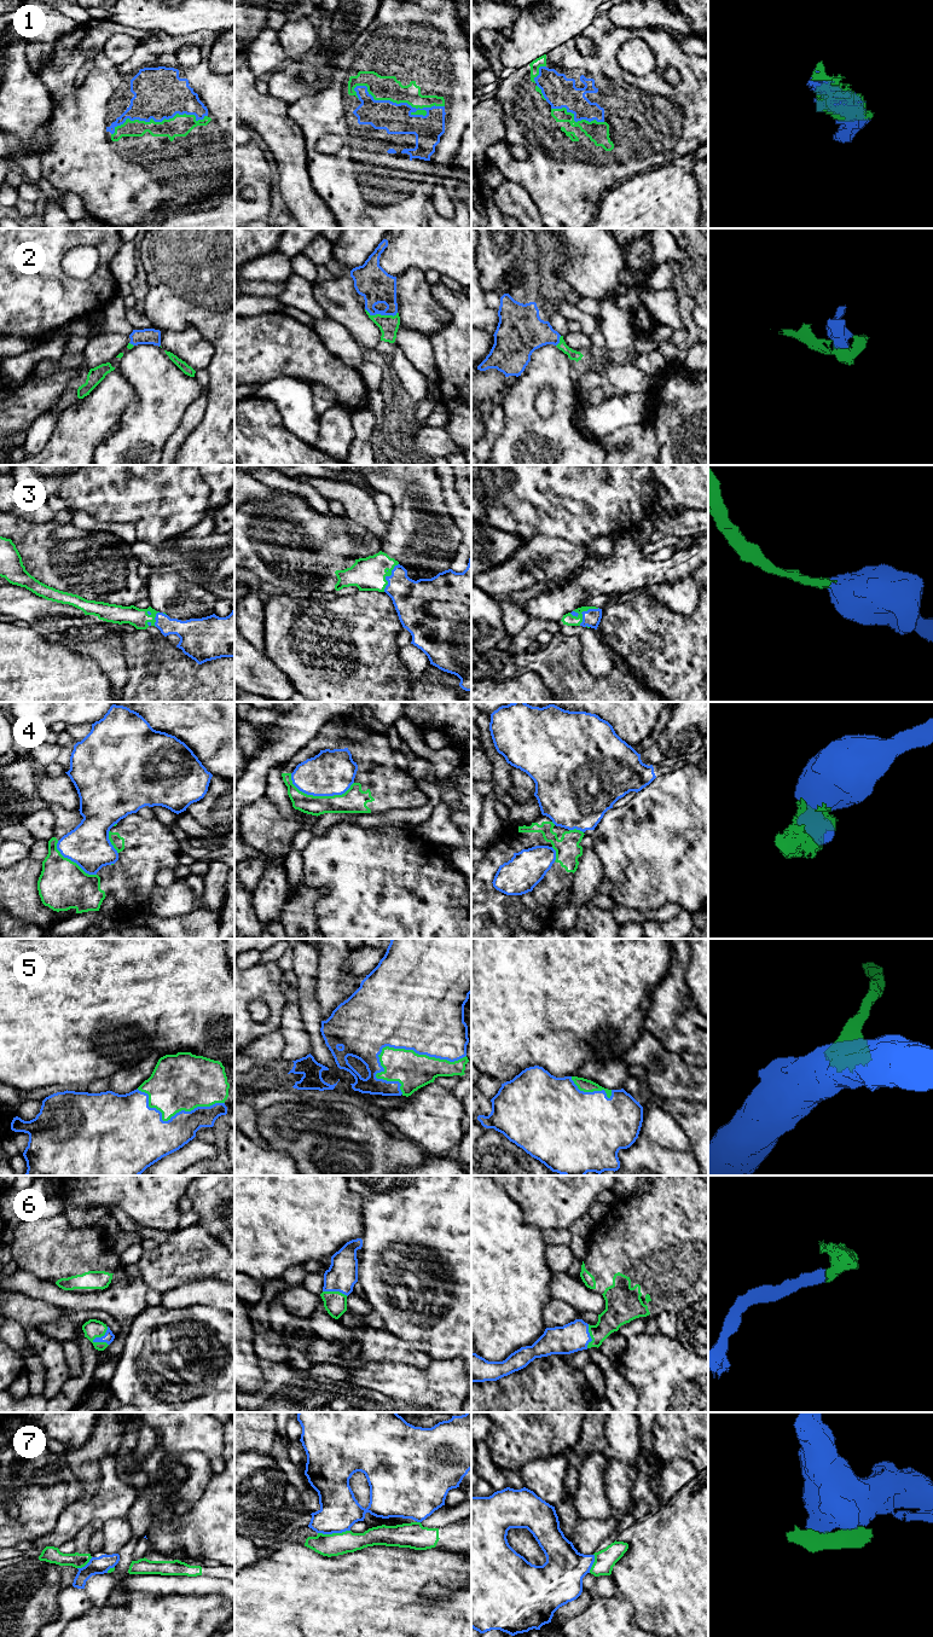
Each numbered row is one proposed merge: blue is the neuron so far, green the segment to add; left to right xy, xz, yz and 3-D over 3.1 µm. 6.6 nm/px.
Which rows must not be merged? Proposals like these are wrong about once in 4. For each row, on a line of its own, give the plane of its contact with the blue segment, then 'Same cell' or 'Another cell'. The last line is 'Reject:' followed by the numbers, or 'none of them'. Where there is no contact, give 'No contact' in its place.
1: Touches blue in xz. Same cell
2: Touches blue in xz. Same cell
3: Touches blue in yz. Same cell
4: Touches blue in xz. Another cell
5: Touches blue in xz. Same cell
6: Touches blue in xy. Same cell
7: Touches blue in xz. Another cell
Reject: 4, 7

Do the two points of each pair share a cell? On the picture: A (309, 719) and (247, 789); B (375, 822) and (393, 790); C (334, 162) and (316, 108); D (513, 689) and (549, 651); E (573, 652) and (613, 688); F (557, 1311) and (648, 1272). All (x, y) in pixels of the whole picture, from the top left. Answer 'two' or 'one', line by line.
A: one
B: two
C: one
D: two
E: one
F: two

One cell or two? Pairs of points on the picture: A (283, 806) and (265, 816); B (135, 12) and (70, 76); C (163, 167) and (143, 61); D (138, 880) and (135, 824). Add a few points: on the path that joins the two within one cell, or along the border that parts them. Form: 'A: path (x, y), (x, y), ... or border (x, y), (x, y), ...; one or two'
A: border (265, 796), (284, 816), (299, 817), (301, 814); two
B: border (105, 18), (123, 25), (145, 29), (149, 33); two
C: path (161, 140), (161, 134), (143, 116), (143, 87); one
D: path (138, 866), (139, 842), (135, 837); one

